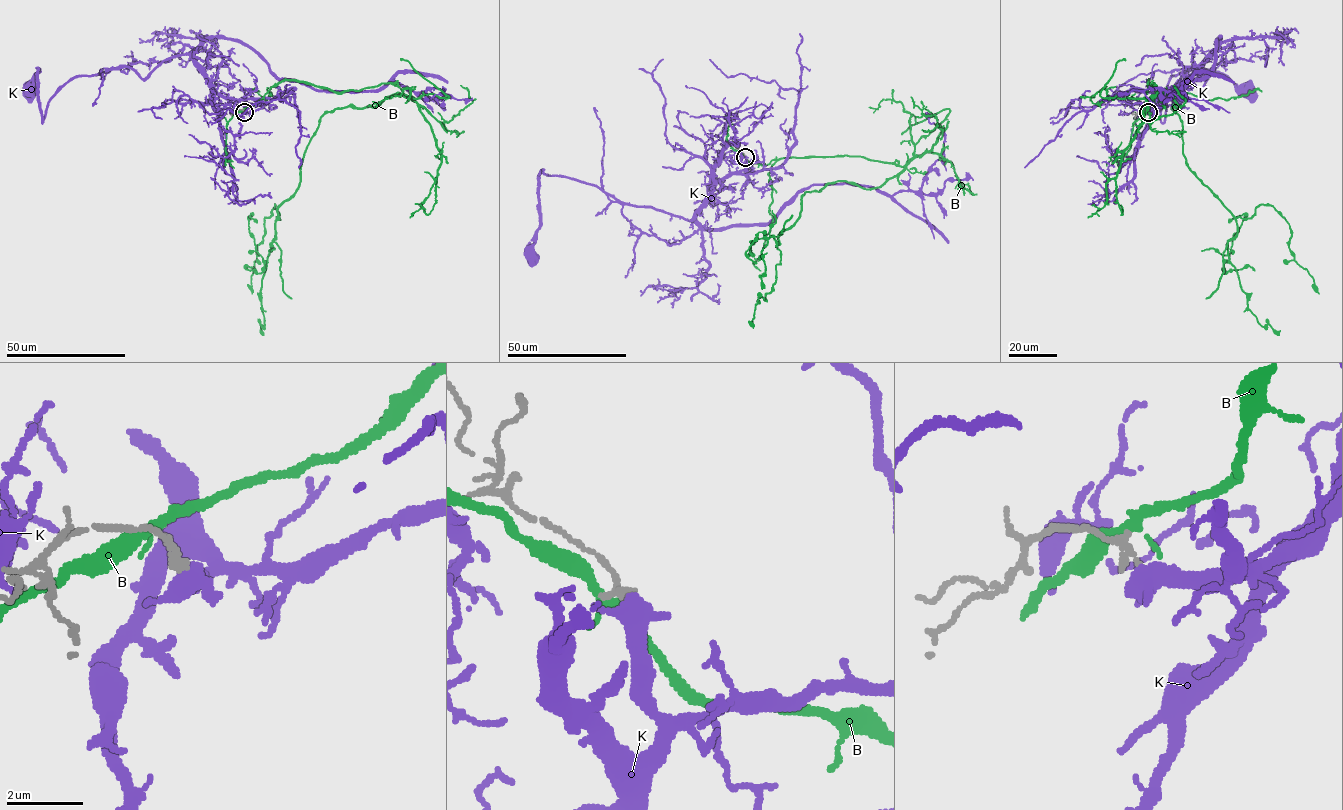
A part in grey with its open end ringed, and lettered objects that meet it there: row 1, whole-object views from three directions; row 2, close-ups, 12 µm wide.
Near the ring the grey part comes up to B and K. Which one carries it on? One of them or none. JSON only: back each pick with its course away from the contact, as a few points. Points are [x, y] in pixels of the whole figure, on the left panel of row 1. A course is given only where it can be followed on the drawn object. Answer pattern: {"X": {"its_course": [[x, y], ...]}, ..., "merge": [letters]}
{"merge": []}

